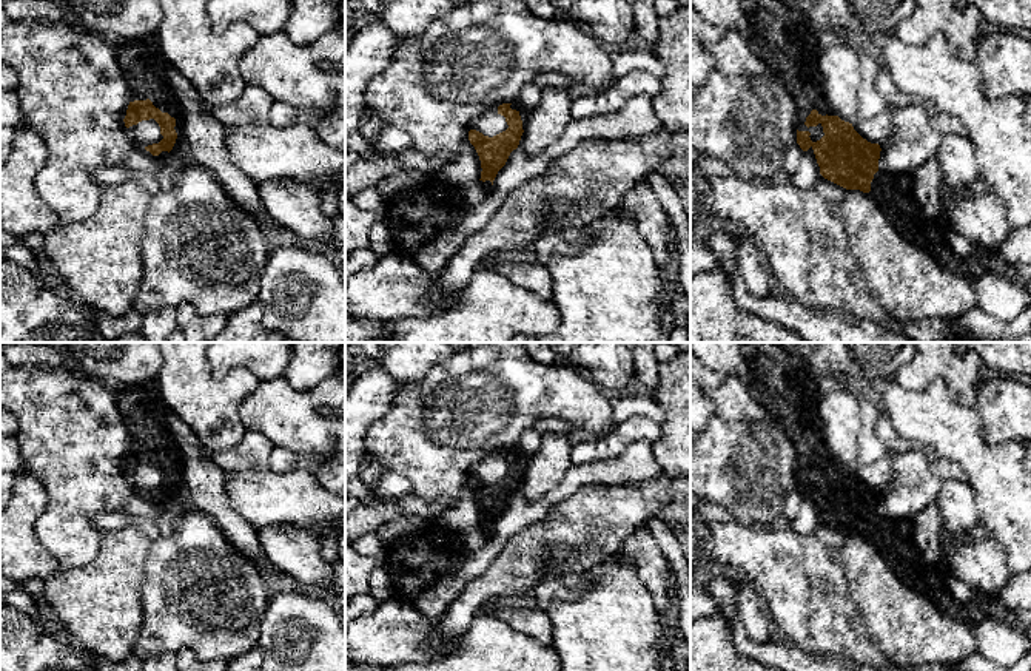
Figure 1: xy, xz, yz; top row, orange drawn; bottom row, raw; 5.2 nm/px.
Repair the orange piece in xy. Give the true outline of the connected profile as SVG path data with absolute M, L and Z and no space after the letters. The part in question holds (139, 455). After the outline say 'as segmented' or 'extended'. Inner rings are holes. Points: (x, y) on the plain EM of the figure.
M157 379L139 386L119 386L116 404L131 435L123 464L137 494L151 501L183 495L179 446L166 424L168 406Z; extended

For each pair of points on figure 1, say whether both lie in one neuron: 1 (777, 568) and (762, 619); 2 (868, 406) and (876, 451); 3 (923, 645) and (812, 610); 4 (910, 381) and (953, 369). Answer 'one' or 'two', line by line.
1: two
2: one
3: two
4: one

